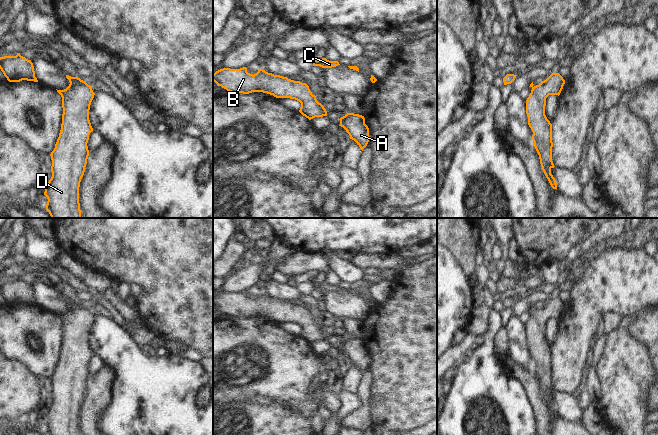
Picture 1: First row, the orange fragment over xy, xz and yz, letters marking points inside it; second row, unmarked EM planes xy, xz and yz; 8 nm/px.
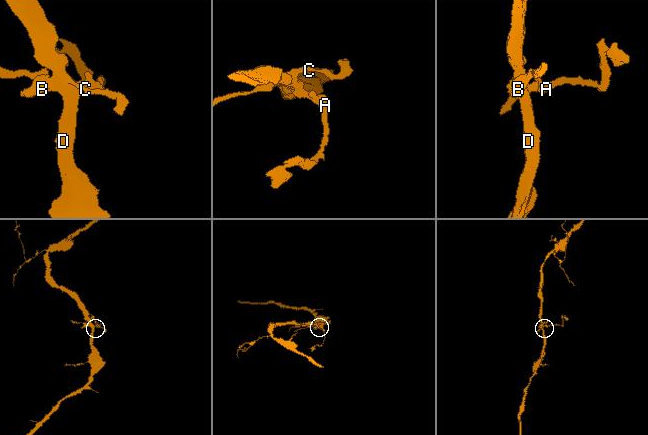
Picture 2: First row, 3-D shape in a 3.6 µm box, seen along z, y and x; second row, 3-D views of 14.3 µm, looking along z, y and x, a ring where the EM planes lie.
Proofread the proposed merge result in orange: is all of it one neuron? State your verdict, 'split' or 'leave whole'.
leave whole

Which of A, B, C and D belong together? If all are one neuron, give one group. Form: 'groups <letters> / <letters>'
groups A B C D

